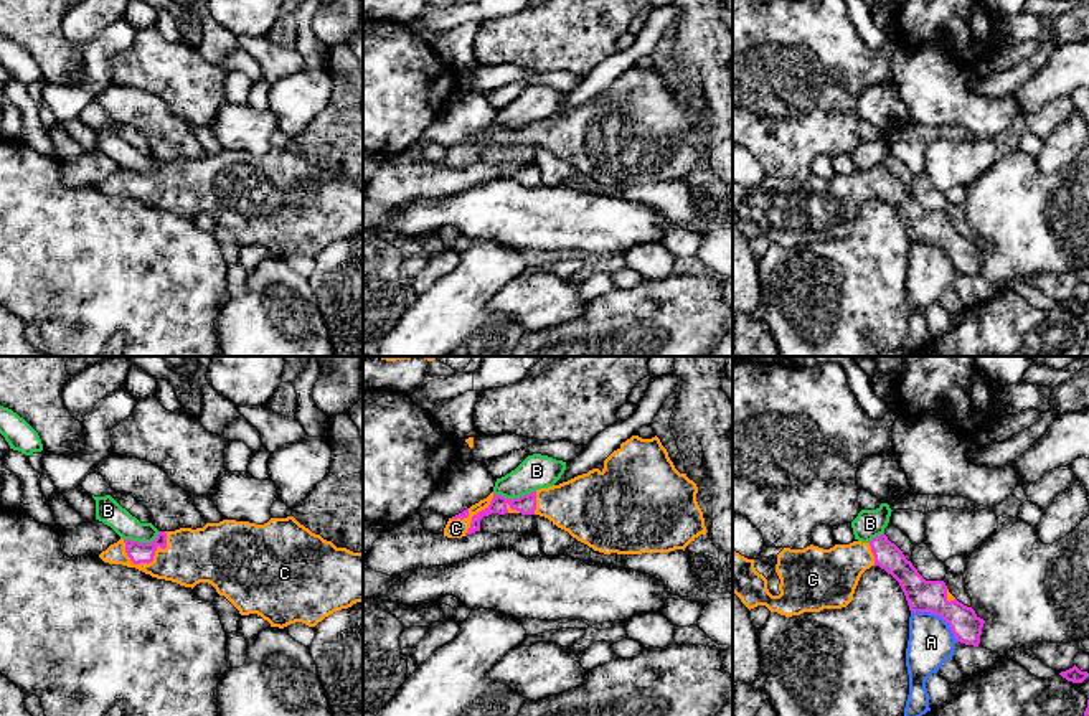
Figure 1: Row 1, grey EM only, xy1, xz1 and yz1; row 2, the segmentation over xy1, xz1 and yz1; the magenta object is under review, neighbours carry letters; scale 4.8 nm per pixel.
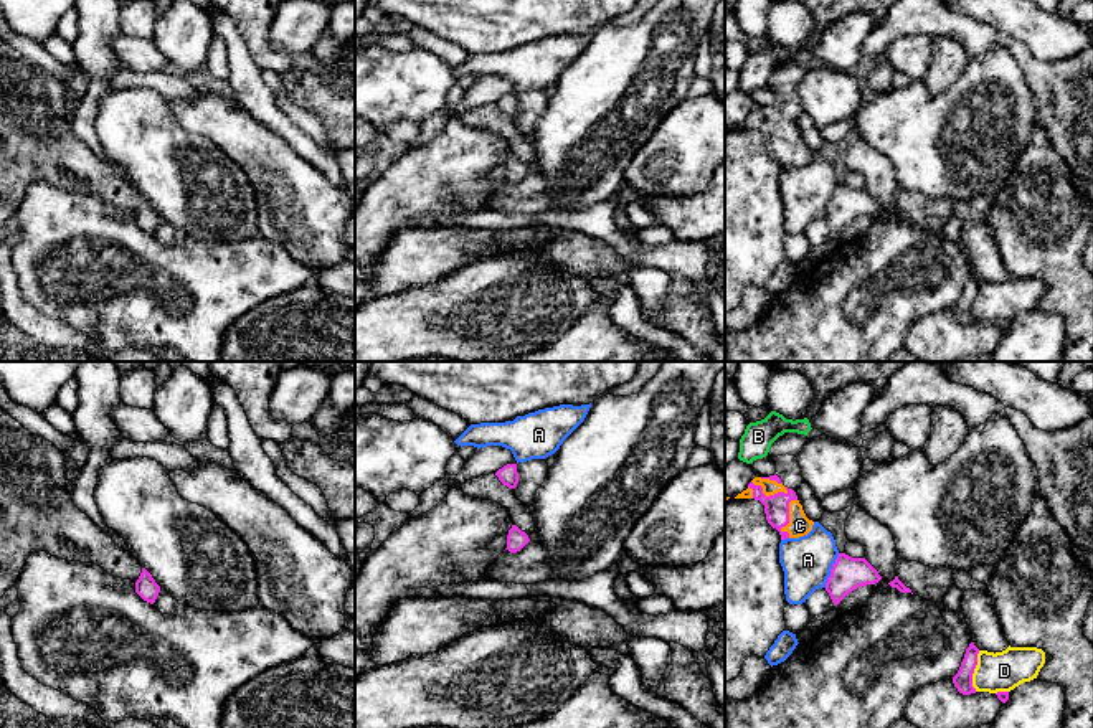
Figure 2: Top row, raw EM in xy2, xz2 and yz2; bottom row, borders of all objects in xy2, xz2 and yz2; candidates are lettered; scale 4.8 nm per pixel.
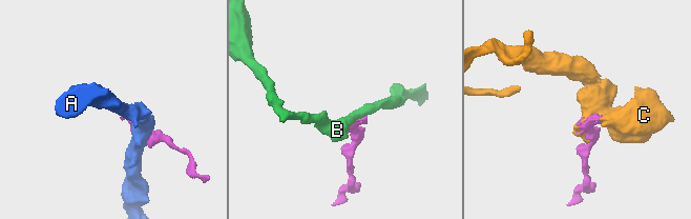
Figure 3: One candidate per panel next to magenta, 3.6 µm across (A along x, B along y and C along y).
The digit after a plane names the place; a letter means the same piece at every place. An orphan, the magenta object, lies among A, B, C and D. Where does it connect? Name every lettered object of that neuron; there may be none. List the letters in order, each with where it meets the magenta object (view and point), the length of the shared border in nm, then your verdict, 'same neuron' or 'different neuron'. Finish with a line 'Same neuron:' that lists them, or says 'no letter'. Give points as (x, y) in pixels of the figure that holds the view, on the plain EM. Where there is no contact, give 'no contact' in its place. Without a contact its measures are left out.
A: contact yz1 (938, 244); length 280 nm; different neuron
B: contact xz1 (513, 129); length 200 nm; different neuron
C: contact xy1 (152, 188); length 240 nm; same neuron
D: contact yz2 (973, 301); length 200 nm; different neuron
Same neuron: C

